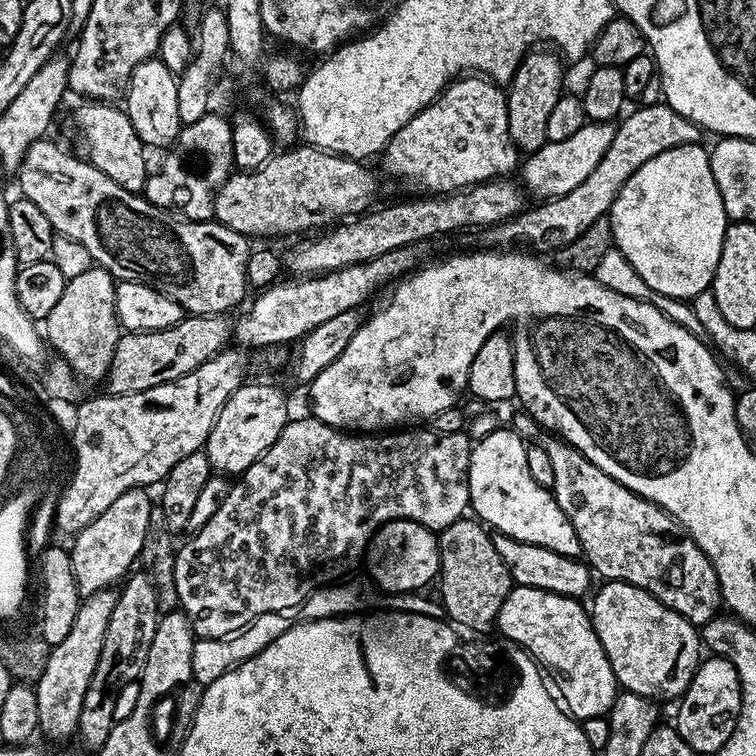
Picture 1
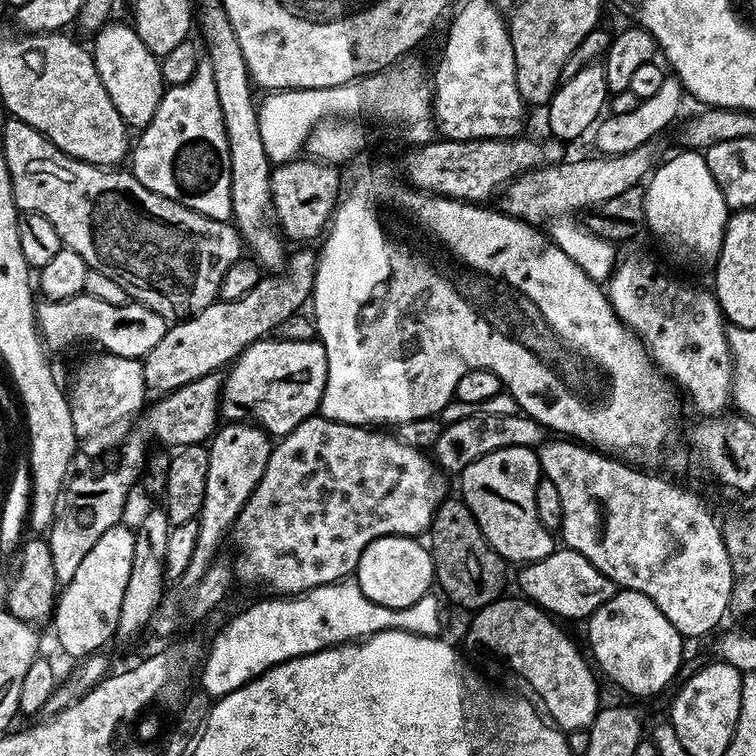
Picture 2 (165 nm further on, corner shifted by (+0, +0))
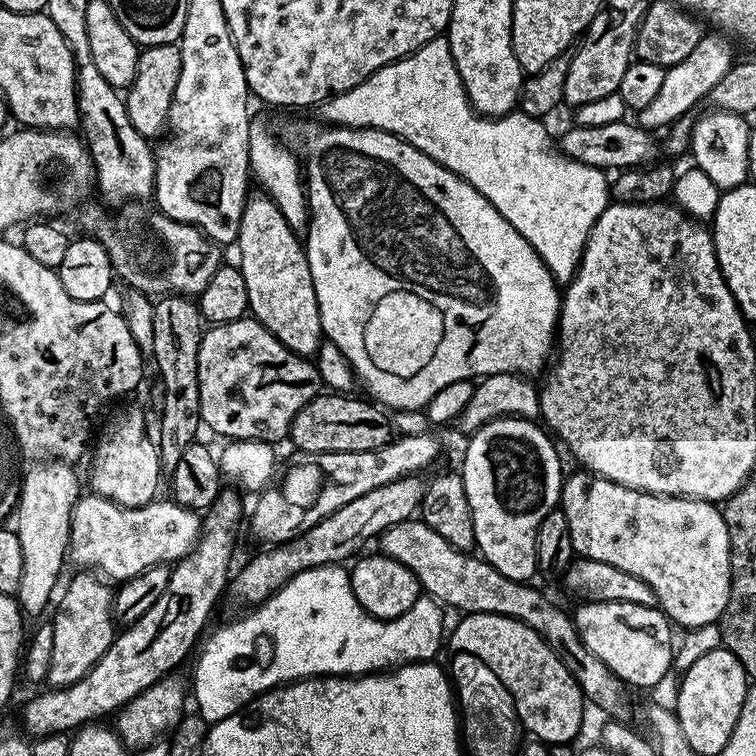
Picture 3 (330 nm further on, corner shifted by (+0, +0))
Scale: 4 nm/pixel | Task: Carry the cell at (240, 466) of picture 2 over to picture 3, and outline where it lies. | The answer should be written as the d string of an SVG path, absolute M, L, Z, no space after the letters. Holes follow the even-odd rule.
M221 491L220 496L203 513L200 539L188 555L175 561L168 573L166 590L162 590L162 598L158 598L158 602L154 602L154 606L150 606L150 610L138 618L138 622L127 625L121 631L124 633L121 636L119 633L113 639L106 654L98 658L95 666L81 680L65 688L49 687L48 692L40 692L33 700L25 702L23 731L29 737L59 732L68 734L86 724L103 721L142 694L142 690L154 686L154 682L175 673L175 668L188 655L193 655L201 639L200 631L207 626L216 599L225 595L230 579L228 563L232 560L232 542L240 522L241 496L239 491L231 491Z

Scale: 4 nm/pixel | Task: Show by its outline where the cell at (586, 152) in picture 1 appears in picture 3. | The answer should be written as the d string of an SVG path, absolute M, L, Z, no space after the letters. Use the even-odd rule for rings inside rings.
M701 35L698 46L694 46L694 50L690 50L689 56L665 71L662 86L658 90L658 98L654 98L654 102L650 102L650 106L639 109L640 127L649 130L667 129L678 117L689 115L693 111L691 108L703 96L704 99L711 97L714 86L718 86L718 81L726 75L726 70L730 70L734 63L732 48L727 44L729 41L723 35L712 35L716 36Z

